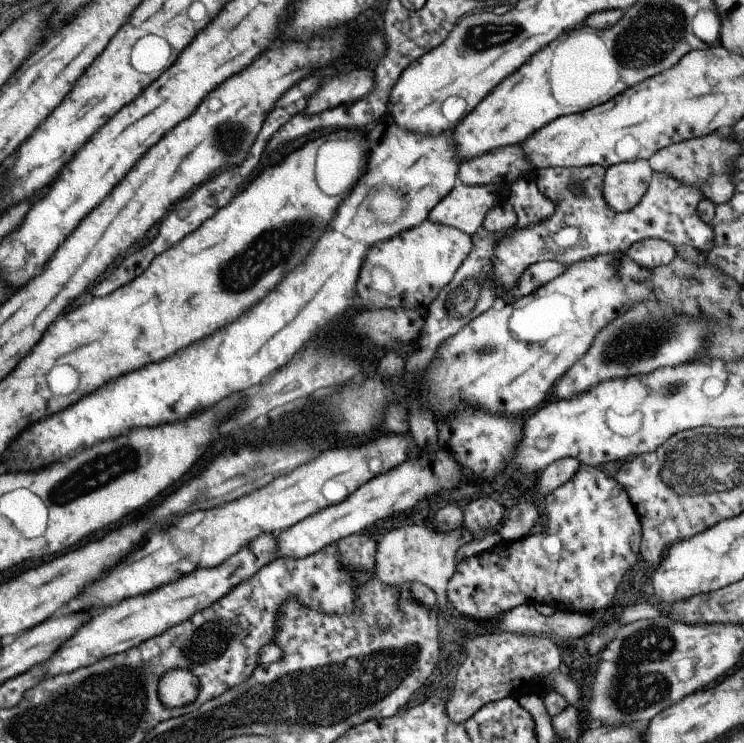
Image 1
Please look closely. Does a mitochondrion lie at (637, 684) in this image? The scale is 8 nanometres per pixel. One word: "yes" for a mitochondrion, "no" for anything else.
yes

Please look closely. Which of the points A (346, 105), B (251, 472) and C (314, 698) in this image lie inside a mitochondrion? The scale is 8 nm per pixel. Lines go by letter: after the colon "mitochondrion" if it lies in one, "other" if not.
A: other
B: mitochondrion
C: mitochondrion

